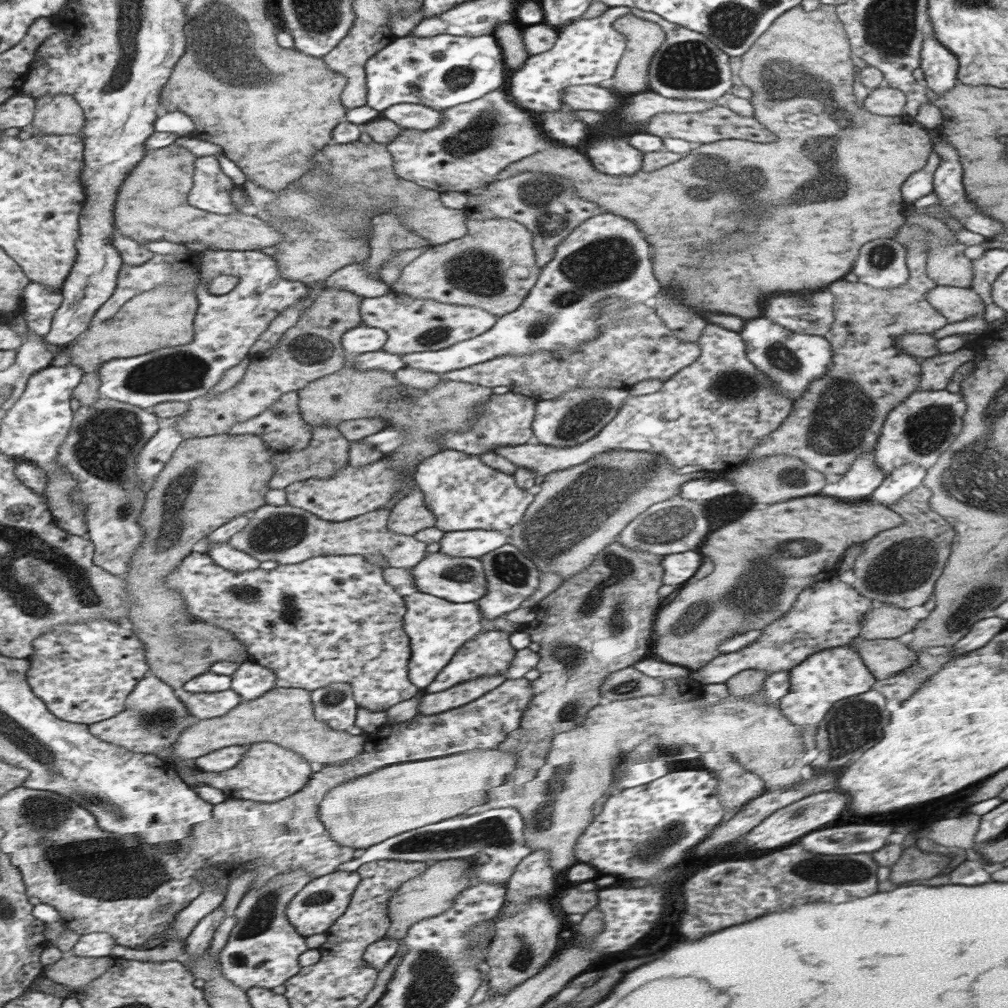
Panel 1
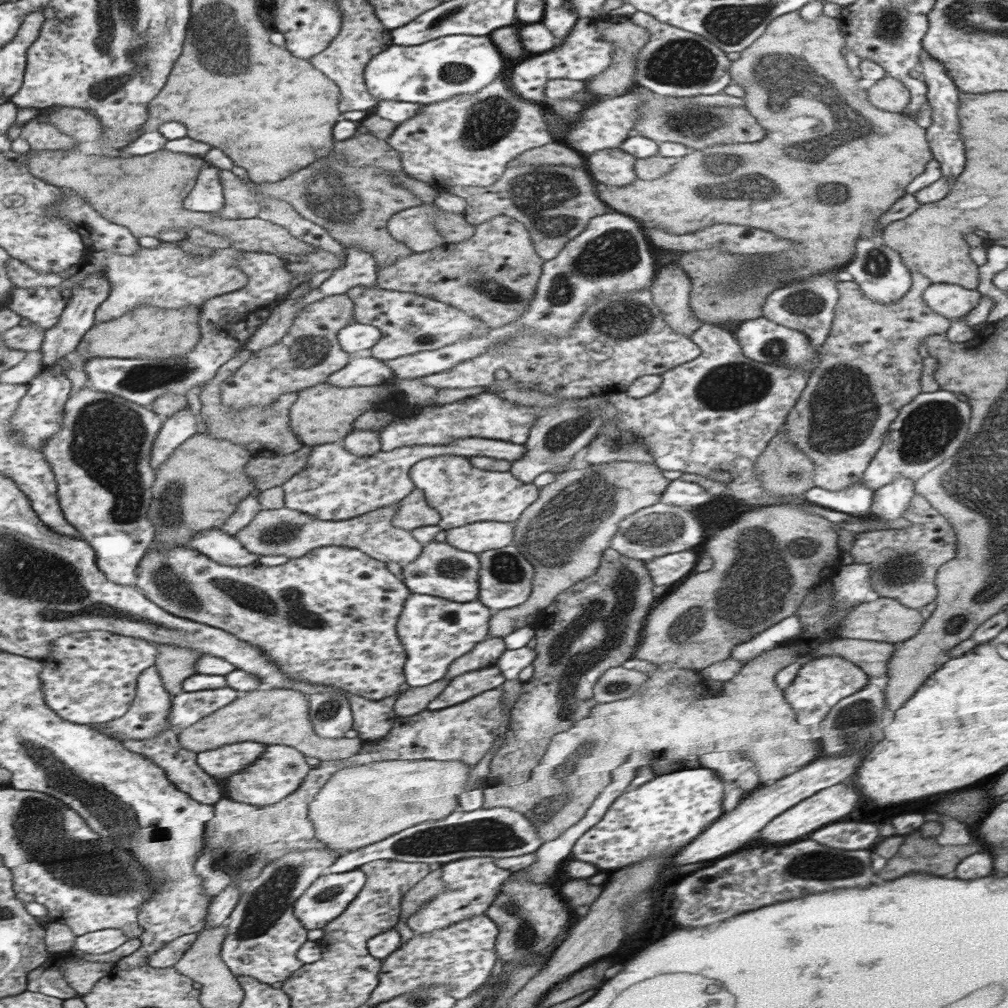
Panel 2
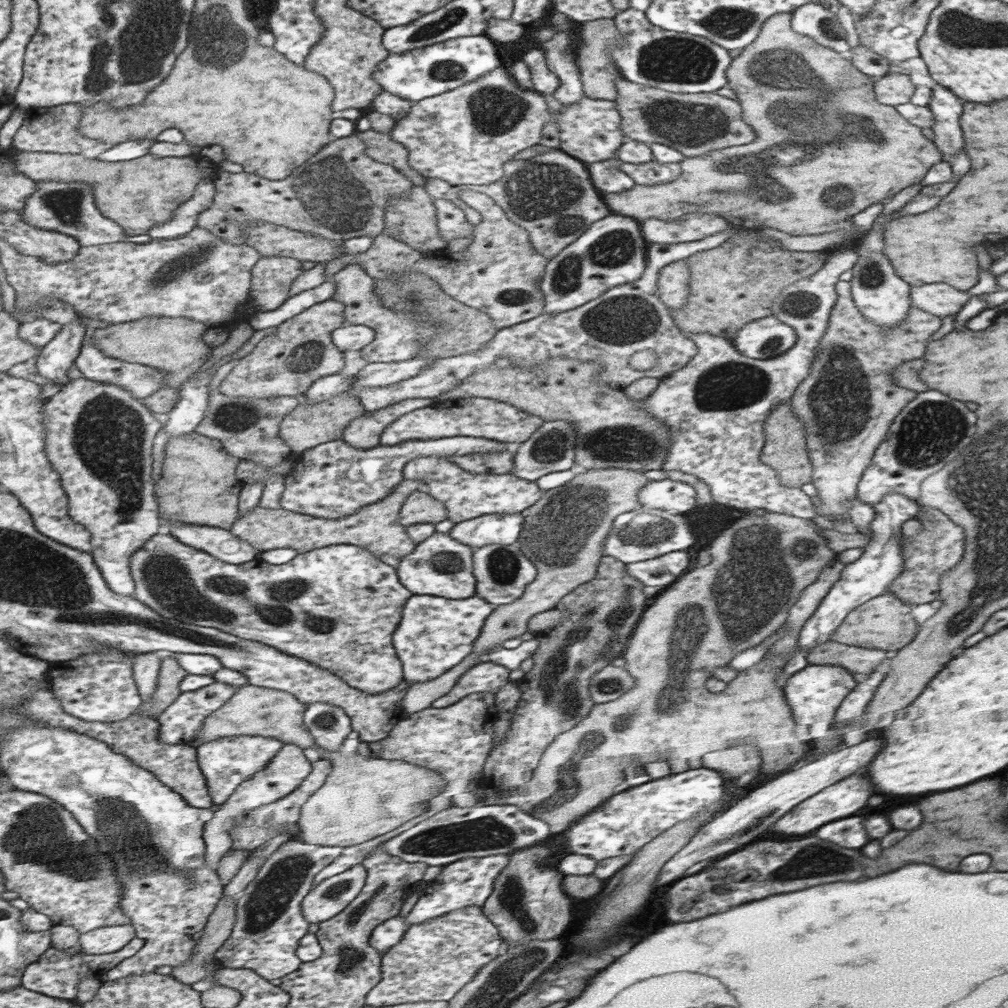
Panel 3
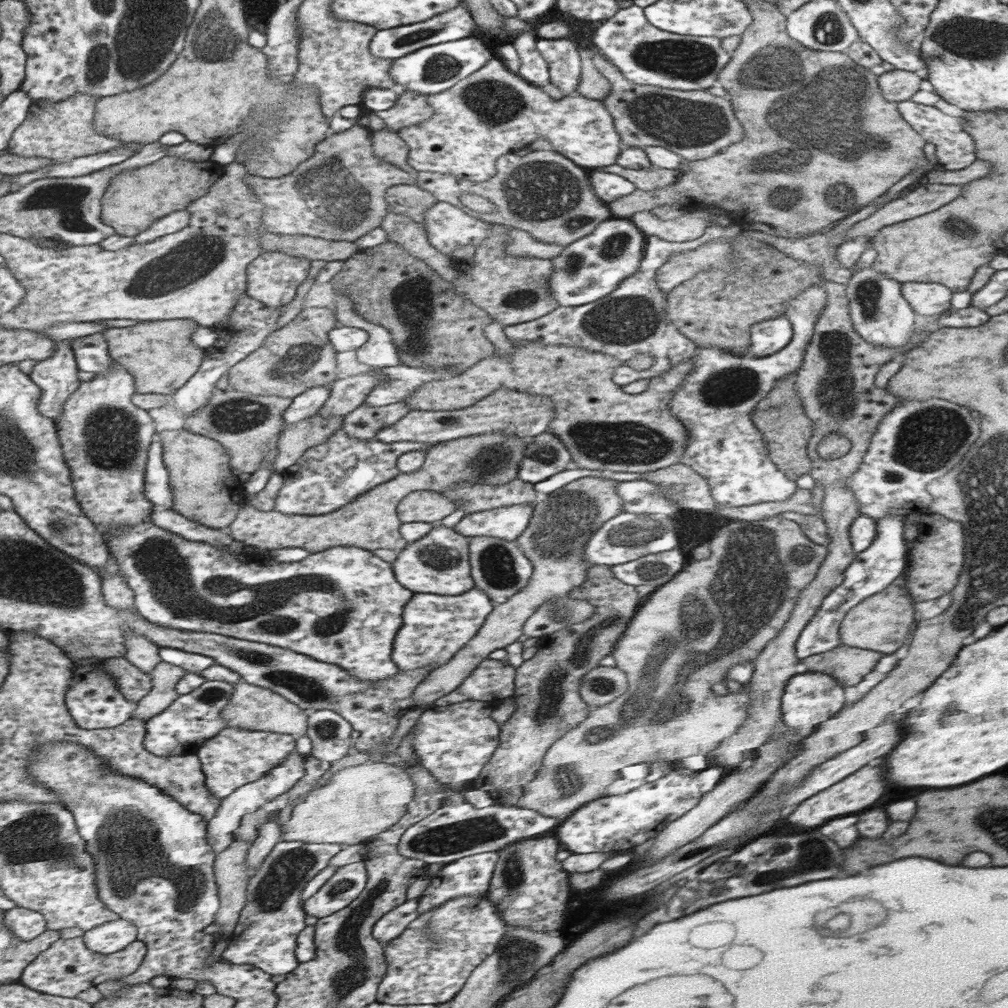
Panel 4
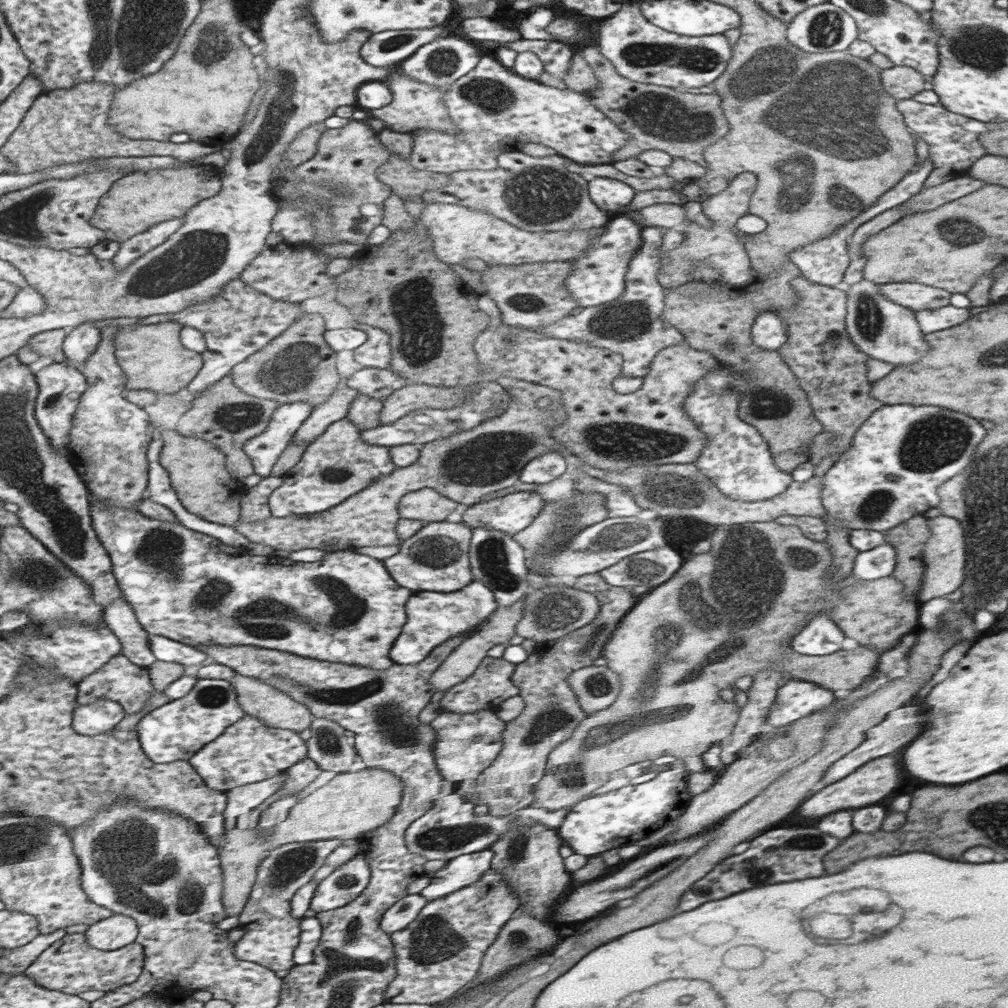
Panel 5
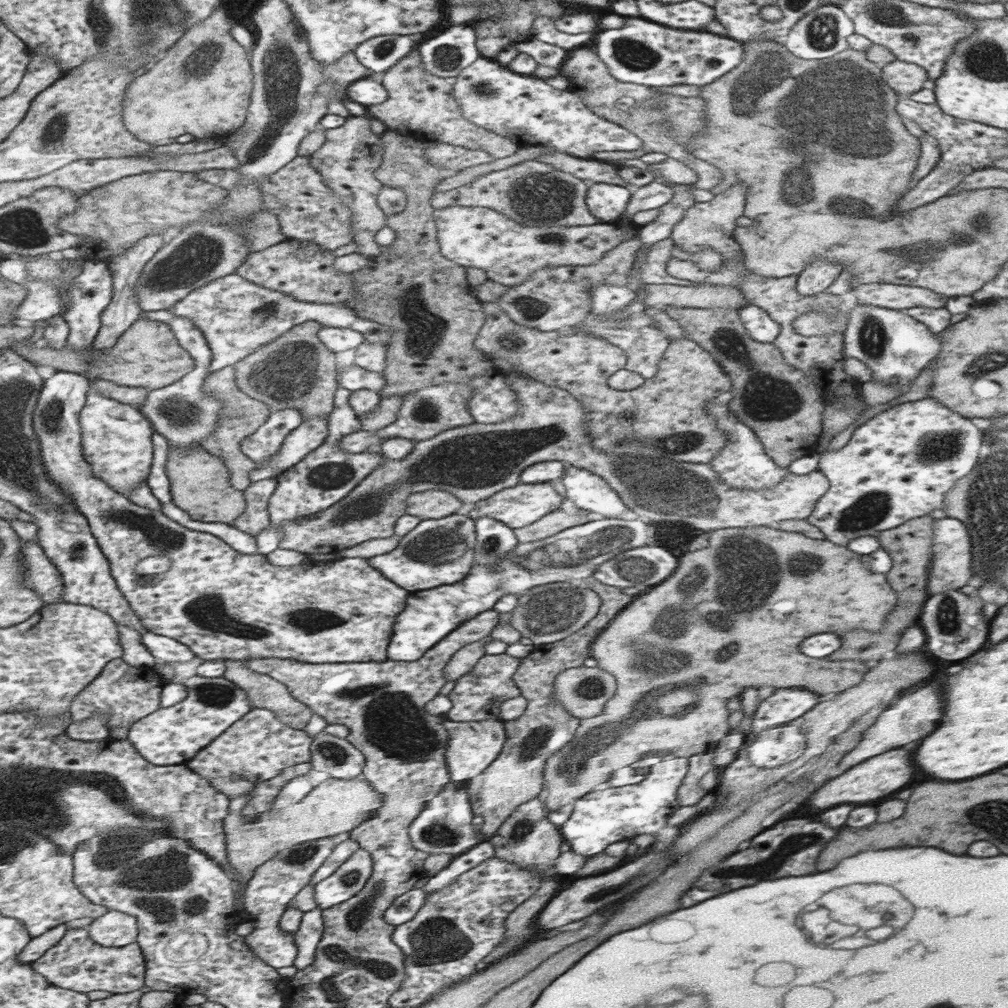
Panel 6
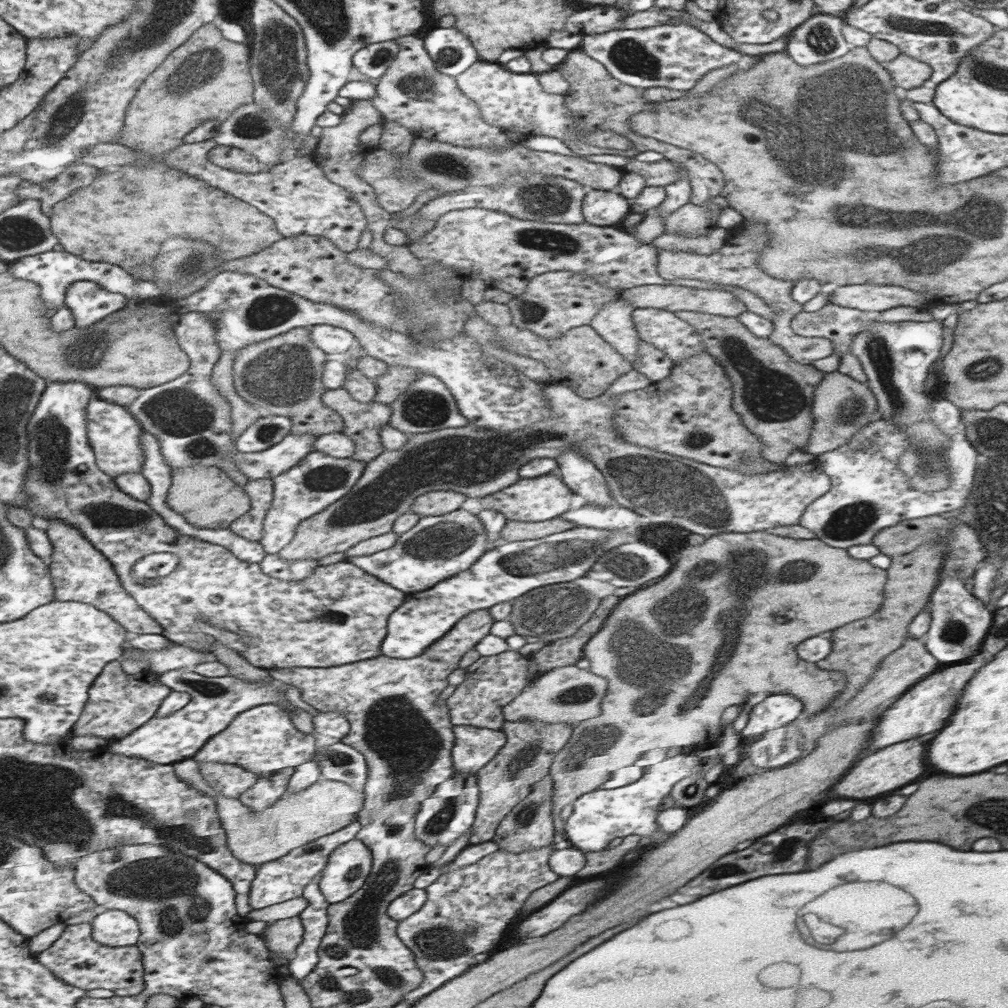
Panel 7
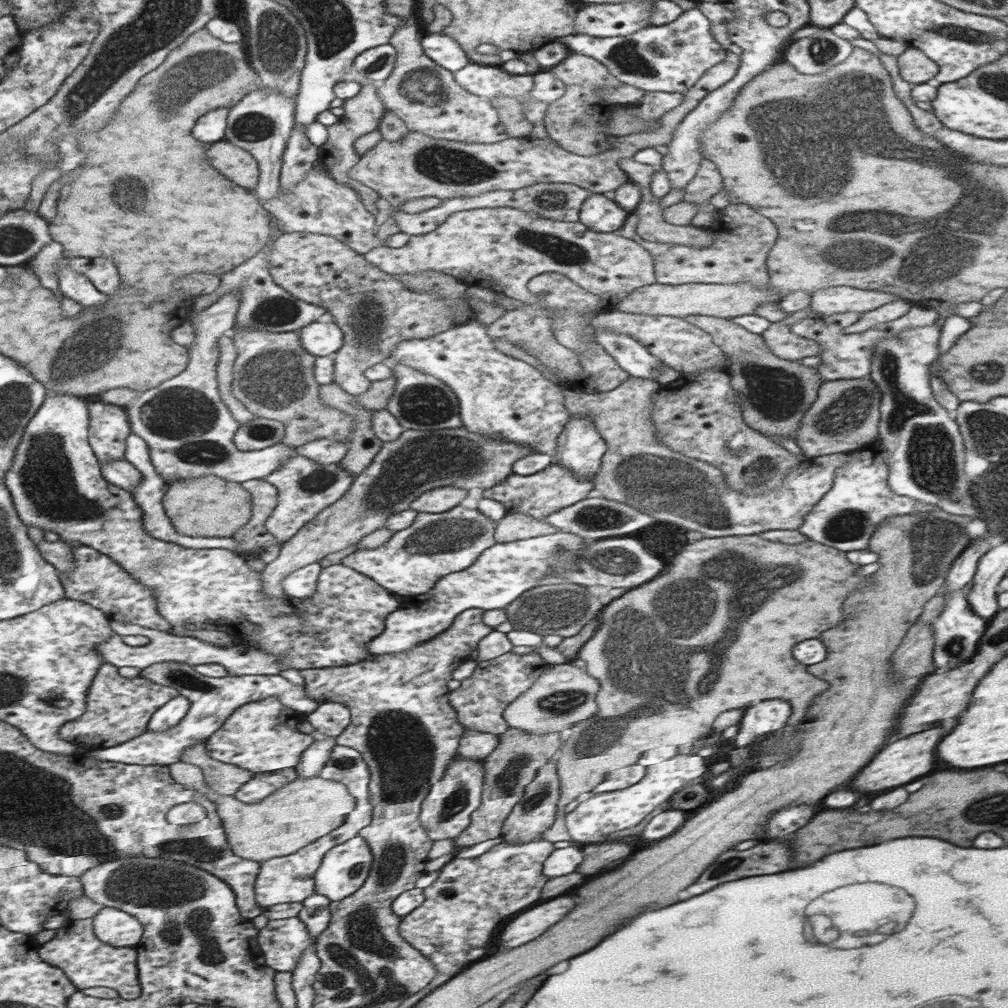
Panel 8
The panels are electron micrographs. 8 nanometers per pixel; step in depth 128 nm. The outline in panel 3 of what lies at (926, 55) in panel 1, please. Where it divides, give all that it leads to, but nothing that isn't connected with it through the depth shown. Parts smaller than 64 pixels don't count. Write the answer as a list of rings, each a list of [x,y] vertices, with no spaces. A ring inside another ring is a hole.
[[[936,84],[926,106],[933,115],[932,142],[942,158],[960,154],[963,150],[963,136],[958,124],[959,115],[962,113],[961,100]]]

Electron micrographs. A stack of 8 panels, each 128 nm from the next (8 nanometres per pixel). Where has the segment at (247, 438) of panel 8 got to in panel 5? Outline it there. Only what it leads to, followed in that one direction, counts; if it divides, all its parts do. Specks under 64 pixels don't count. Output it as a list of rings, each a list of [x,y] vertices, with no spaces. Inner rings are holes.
[[[305,402],[281,405],[273,414],[268,430],[245,443],[245,453],[253,462],[255,474],[262,479],[270,477],[283,452],[314,410]]]

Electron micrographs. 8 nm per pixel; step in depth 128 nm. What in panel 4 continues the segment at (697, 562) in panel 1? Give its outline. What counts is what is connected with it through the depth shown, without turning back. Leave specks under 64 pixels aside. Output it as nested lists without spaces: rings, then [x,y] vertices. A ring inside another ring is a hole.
[[[678,548],[663,551],[657,554],[640,556],[639,558],[610,566],[613,576],[617,580],[622,580],[625,584],[641,586],[651,582],[655,586],[661,586],[671,579],[673,574],[677,574],[685,564],[685,558]]]

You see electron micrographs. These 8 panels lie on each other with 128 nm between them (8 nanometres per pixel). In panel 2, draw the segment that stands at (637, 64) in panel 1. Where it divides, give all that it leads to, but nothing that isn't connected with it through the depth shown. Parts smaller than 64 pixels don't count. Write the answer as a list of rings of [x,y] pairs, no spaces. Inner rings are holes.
[[[615,18],[615,22],[613,20],[594,20],[594,24],[601,36],[605,40],[611,40],[616,46],[608,70],[601,71],[601,74],[597,74],[585,82],[587,92],[597,98],[625,95],[633,86],[636,86],[636,53],[647,44],[649,32],[645,32],[645,28],[633,24],[631,20],[625,20],[625,18]]]

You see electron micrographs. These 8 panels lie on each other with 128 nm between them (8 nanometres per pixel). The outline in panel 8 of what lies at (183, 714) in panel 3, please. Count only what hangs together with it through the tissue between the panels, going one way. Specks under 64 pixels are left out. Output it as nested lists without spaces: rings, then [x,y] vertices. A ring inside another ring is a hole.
[[[163,661],[142,669],[140,677],[157,684],[176,688],[181,695],[191,700],[191,710],[187,712],[187,716],[177,726],[173,726],[173,728],[169,728],[165,732],[147,730],[143,735],[128,740],[123,744],[111,748],[89,750],[87,755],[95,761],[103,760],[103,762],[119,762],[121,764],[169,767],[182,760],[183,753],[187,751],[187,748],[195,745],[197,741],[205,741],[213,736],[213,733],[221,729],[229,720],[229,717],[243,705],[275,696],[277,699],[281,699],[281,703],[286,707],[306,713],[307,716],[315,712],[321,705],[307,694],[305,684],[293,684],[291,680],[279,675],[212,678],[196,672],[193,665],[181,663],[181,661]]]

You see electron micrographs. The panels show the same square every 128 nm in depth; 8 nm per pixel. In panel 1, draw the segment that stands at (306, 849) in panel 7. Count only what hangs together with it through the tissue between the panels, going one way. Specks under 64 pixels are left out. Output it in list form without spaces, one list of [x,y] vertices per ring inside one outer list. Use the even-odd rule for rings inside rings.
[[[293,869],[280,874],[263,888],[250,890],[236,908],[237,925],[231,931],[228,944],[220,953],[222,971],[229,981],[248,991],[253,987],[275,988],[298,975],[300,957],[308,952],[305,936],[288,918],[289,904],[315,878],[307,869]]]

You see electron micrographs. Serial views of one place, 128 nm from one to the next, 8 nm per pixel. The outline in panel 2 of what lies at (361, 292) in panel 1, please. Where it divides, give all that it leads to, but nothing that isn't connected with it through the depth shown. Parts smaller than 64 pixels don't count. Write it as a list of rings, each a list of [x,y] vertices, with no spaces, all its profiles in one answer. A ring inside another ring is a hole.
[[[350,245],[347,252],[347,262],[335,270],[327,280],[321,281],[319,287],[309,291],[299,304],[306,307],[329,296],[346,294],[354,286],[376,286],[377,276],[372,254],[354,245]]]

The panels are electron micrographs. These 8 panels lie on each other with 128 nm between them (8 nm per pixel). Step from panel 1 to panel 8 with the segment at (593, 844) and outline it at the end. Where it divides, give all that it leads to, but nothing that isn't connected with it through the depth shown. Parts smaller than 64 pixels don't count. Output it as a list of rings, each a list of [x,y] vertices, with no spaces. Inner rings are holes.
[[[681,754],[651,765],[646,769],[641,780],[621,789],[611,792],[601,792],[587,795],[579,800],[579,804],[569,813],[565,813],[565,829],[571,840],[580,844],[603,842],[603,836],[615,830],[631,828],[639,824],[647,814],[651,814],[661,802],[665,802],[679,788],[689,786],[695,778],[705,772],[705,762],[701,756],[681,756]],[[691,772],[695,776],[691,776]]]

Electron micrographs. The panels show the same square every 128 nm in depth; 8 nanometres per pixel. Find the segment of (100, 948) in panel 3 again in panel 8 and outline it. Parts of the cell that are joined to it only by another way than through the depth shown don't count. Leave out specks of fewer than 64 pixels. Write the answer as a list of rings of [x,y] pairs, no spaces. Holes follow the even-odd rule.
[[[104,907],[93,920],[97,937],[106,944],[119,948],[136,948],[142,943],[143,923],[127,912]]]

